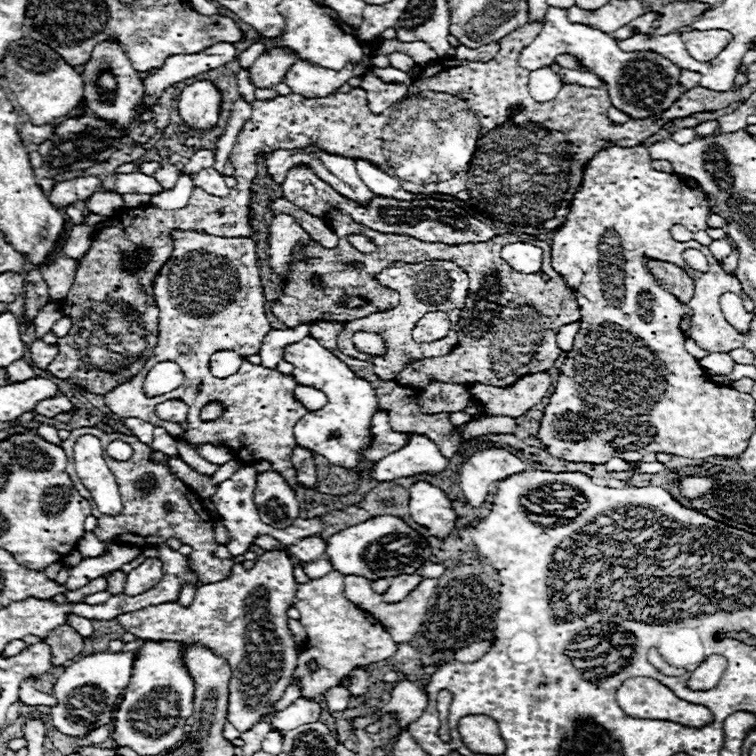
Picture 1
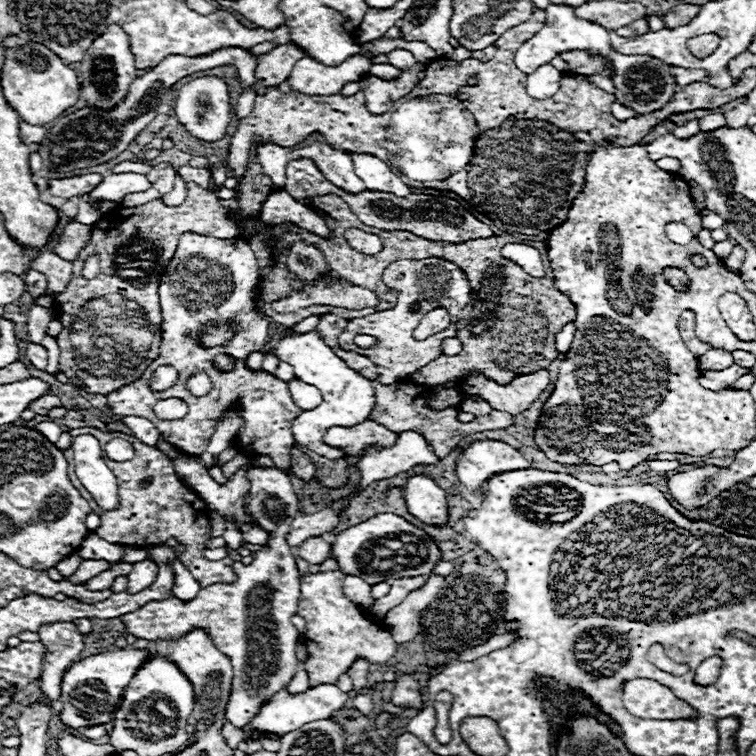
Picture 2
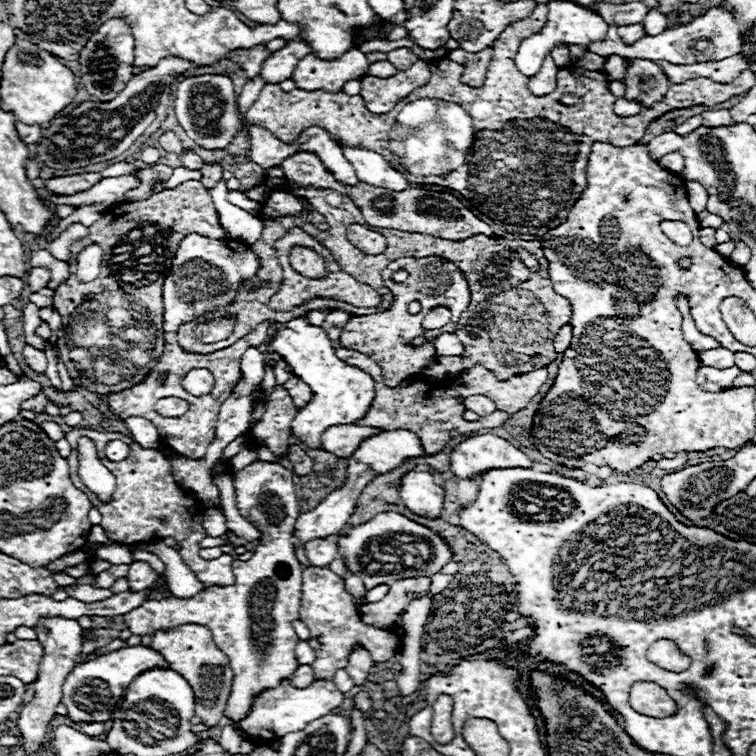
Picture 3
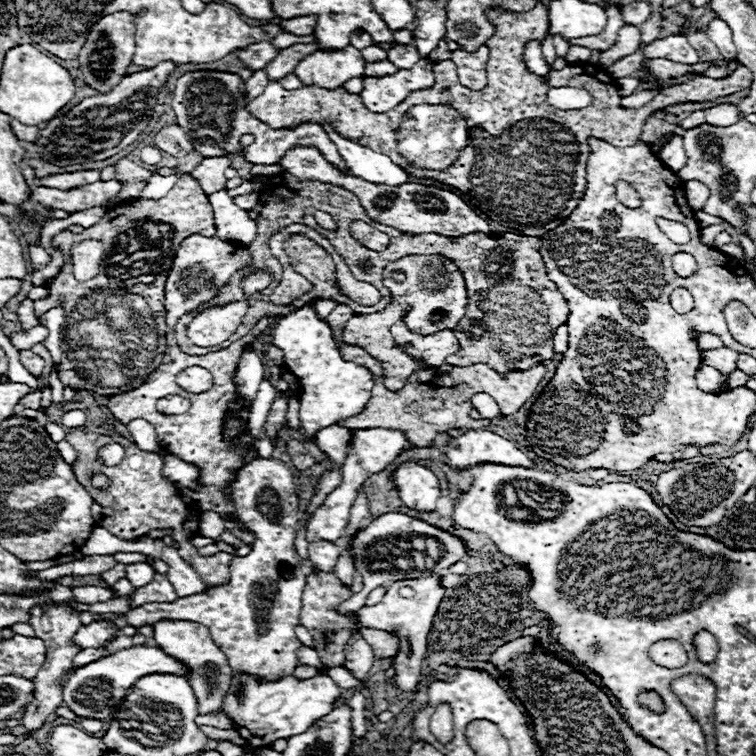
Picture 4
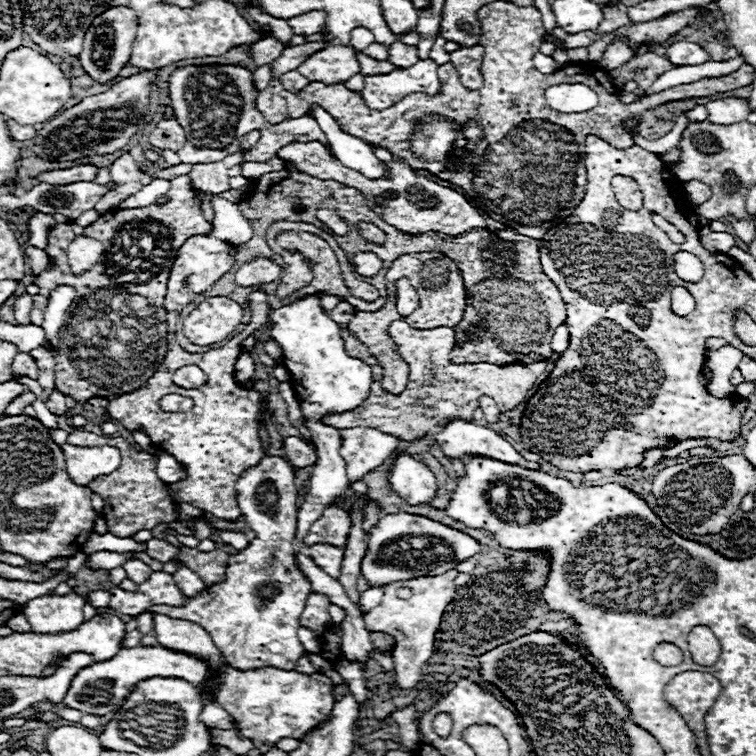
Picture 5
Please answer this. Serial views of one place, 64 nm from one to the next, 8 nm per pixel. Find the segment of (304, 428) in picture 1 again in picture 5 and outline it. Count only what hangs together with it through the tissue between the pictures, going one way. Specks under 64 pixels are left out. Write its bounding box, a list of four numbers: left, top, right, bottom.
[270,294,372,420]

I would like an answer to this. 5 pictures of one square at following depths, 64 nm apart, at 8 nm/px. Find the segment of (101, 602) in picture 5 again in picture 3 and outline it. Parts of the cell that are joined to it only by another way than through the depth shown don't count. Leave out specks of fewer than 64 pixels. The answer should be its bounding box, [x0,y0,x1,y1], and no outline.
[66,584,112,602]

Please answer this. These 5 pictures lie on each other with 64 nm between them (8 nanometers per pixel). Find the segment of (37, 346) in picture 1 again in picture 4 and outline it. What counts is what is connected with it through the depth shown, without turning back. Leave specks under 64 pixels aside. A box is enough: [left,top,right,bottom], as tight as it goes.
[20,350,44,376]

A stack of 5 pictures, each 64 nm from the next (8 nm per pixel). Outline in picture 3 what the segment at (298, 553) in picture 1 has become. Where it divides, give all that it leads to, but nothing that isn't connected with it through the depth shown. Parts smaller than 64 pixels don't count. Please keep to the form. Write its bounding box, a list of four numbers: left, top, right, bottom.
[304,540,340,568]

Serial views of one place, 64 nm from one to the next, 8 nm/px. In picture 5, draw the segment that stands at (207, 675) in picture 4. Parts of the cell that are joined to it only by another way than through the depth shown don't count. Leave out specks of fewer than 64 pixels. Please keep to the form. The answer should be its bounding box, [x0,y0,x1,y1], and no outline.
[154,614,224,668]

